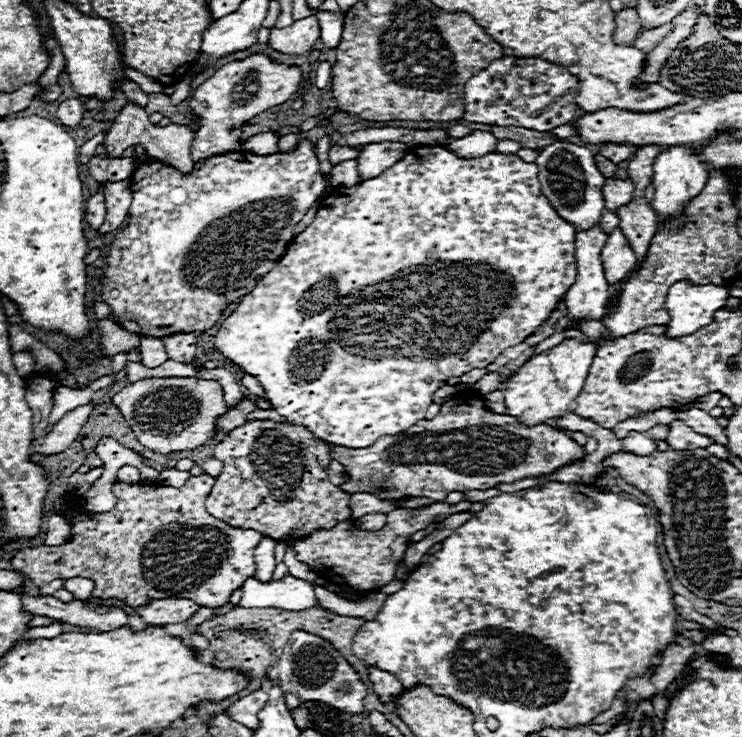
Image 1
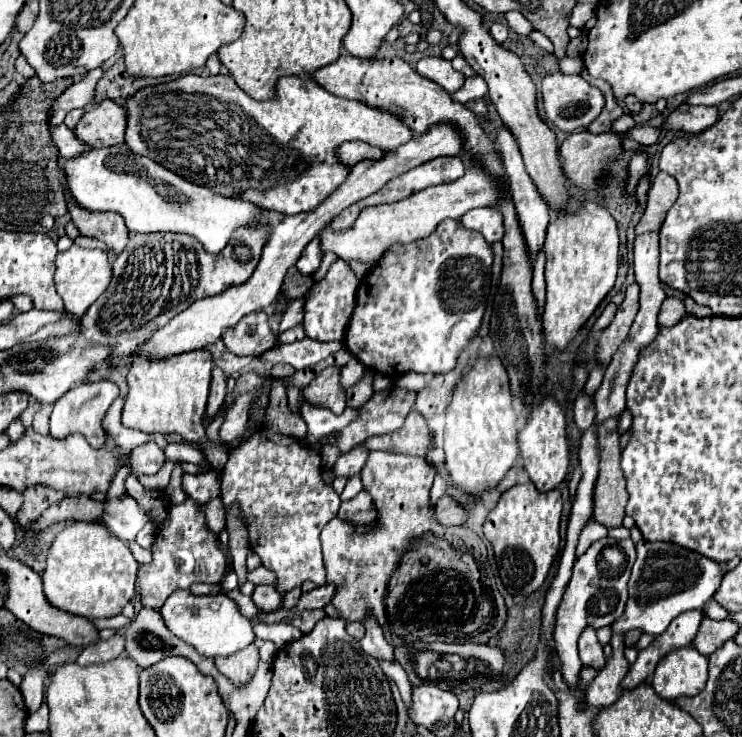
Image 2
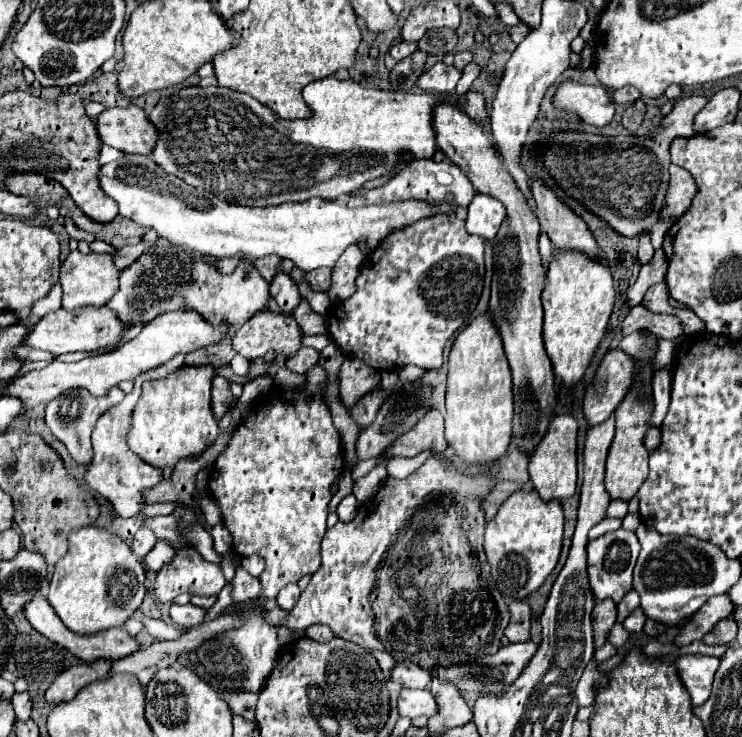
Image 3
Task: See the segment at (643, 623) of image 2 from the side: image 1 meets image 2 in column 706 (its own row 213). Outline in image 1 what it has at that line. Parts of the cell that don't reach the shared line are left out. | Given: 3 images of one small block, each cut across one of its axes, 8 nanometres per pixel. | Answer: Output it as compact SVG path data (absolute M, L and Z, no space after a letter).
M554 142L542 148L542 152L536 158L536 164L540 166L542 192L544 196L548 196L552 208L556 208L560 218L574 224L580 230L590 228L592 224L600 222L600 216L604 210L600 188L606 178L598 170L594 162L594 154L588 148L572 144L572 142Z

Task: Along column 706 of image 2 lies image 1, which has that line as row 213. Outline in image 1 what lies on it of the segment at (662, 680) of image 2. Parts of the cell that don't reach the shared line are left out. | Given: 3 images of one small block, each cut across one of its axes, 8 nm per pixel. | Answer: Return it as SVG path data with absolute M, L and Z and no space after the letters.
M688 144L664 148L660 156L656 156L656 168L654 168L654 180L652 180L656 188L656 196L650 204L656 210L656 214L658 216L680 214L680 206L684 204L684 200L690 200L692 196L696 196L696 192L700 192L700 188L704 186L704 180L708 178L708 168L710 168L708 162L702 162L696 154L696 148Z

